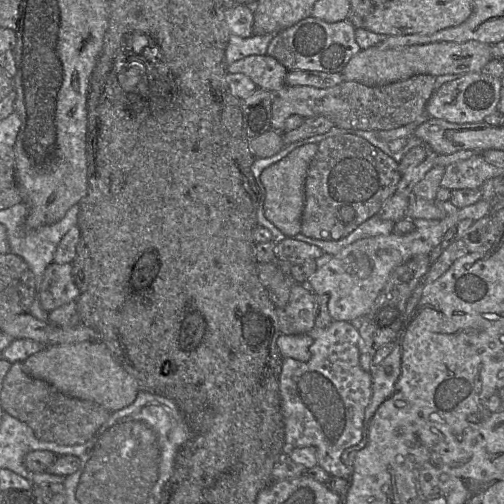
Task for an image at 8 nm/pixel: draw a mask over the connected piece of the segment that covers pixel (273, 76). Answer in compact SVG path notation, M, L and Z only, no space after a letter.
M250 55L227 66L228 74L247 76L258 89L276 91L285 85L288 70L268 55Z

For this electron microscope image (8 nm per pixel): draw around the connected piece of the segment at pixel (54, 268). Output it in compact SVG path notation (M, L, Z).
M51 262L45 269L40 286L40 304L48 313L54 309L75 301L78 287L72 276L72 263L57 264Z

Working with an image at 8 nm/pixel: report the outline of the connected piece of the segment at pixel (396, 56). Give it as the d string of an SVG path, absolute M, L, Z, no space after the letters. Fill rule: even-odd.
M478 41L437 42L393 49L370 47L353 56L340 73L344 81L354 81L375 87L406 80L415 75L427 74L437 77L480 72L492 59L492 46Z

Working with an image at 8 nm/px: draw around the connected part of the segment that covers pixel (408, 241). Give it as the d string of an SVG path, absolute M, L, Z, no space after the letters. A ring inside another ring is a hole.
M458 213L455 215L447 214L444 219L431 228L416 228L413 232L402 236L391 233L389 235L379 235L358 240L334 255L323 267L318 268L310 277L307 283L308 287L314 294L326 295L328 297L328 311L333 321L347 321L354 324L369 312L391 273L397 267L417 255L429 255L441 243L446 232L458 222Z

